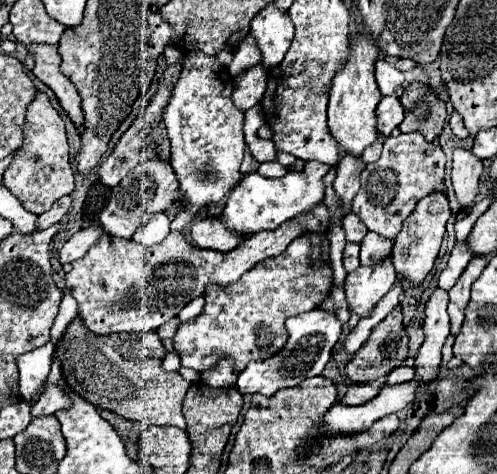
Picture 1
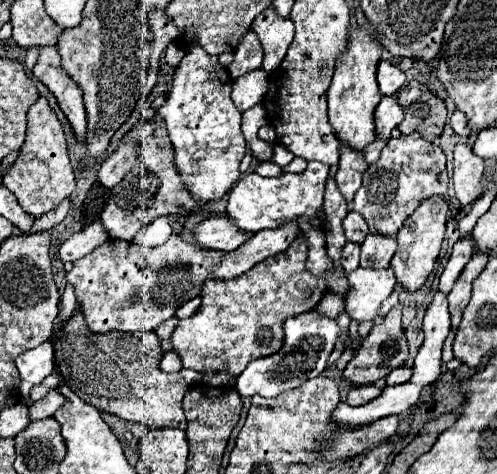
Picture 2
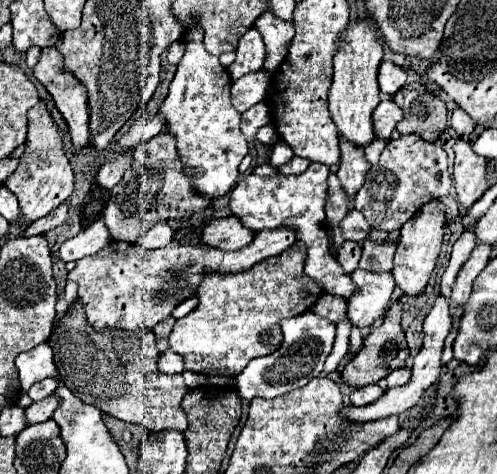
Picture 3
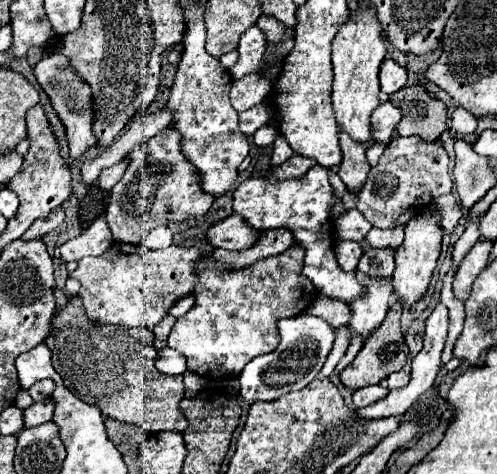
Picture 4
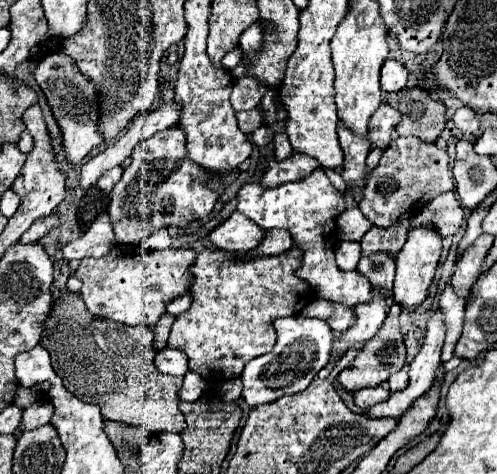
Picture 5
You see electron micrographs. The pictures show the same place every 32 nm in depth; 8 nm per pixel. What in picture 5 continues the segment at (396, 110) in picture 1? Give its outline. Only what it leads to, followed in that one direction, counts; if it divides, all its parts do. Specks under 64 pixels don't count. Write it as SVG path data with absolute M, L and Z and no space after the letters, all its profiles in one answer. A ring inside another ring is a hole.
M382 102L380 108L370 118L368 138L370 138L372 146L386 148L392 140L392 132L398 122L400 122L400 112L396 112L396 108L392 108L390 104Z

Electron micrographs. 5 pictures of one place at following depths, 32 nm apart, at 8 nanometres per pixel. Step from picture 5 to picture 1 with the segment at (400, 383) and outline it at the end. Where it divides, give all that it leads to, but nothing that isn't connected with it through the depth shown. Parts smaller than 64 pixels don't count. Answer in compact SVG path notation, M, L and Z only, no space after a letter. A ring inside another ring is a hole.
M398 366L388 374L388 384L400 384L400 382L408 382L414 378L414 368L410 366Z

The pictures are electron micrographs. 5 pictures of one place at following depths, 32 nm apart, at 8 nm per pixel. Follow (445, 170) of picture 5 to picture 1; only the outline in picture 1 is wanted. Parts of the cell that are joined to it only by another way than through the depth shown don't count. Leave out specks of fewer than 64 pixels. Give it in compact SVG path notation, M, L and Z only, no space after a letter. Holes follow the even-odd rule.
M420 132L390 136L384 142L382 156L366 164L360 174L360 192L352 202L352 212L356 212L368 230L380 234L382 238L394 240L402 228L402 222L412 214L416 200L428 192L444 190L444 164L446 154L438 142L428 142Z

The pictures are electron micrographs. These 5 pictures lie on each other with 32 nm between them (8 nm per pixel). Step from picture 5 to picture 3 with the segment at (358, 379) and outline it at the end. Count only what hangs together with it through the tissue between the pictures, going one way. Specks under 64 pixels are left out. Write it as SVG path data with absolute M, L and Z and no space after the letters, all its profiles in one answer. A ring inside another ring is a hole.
M396 302L390 306L390 310L386 312L382 324L374 326L372 332L364 338L364 344L360 348L360 352L346 364L346 368L342 370L342 380L352 386L352 388L360 388L360 386L368 386L378 382L380 378L386 378L392 370L406 366L408 360L408 346L406 346L406 338L404 332L400 328L400 314L402 314L402 304Z

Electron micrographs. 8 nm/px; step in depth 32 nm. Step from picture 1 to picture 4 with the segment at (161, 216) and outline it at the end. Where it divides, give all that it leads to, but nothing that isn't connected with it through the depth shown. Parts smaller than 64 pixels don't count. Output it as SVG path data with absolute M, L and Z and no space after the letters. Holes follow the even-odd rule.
M156 226L148 232L148 236L144 238L142 246L146 248L164 248L172 244L172 232L168 226Z

